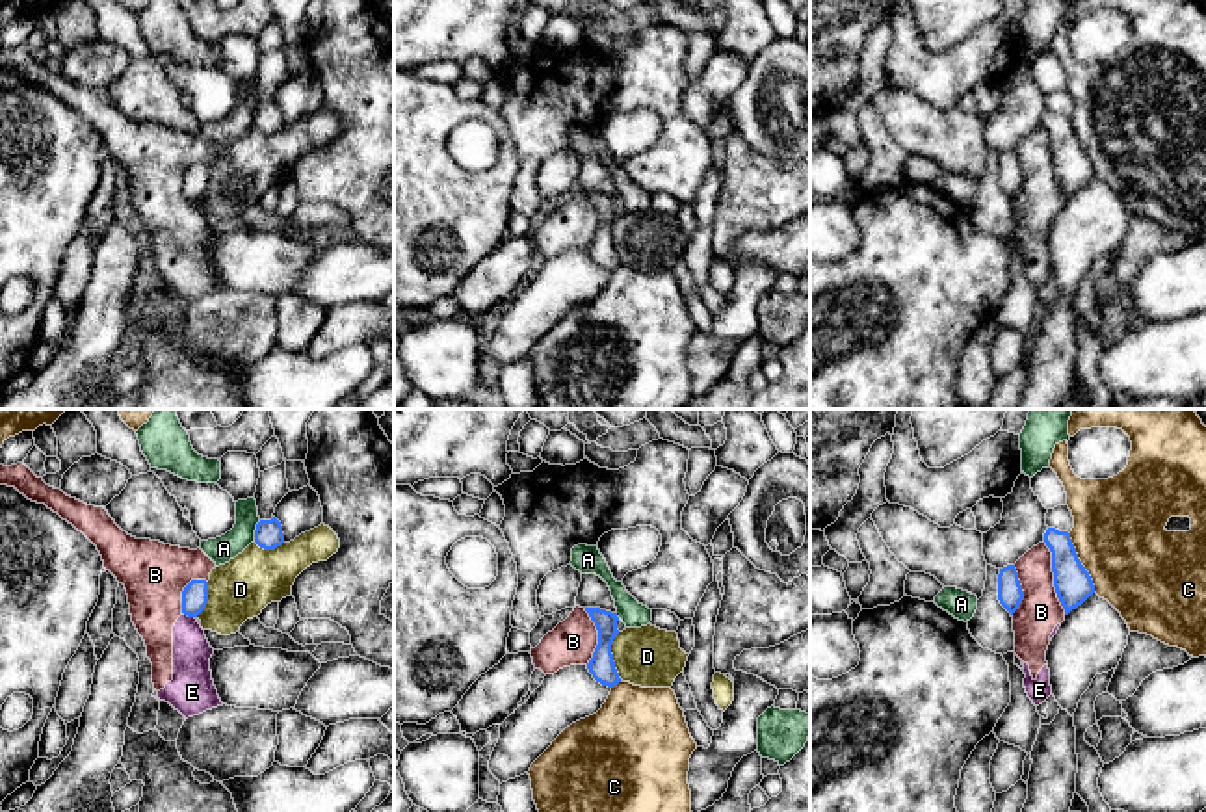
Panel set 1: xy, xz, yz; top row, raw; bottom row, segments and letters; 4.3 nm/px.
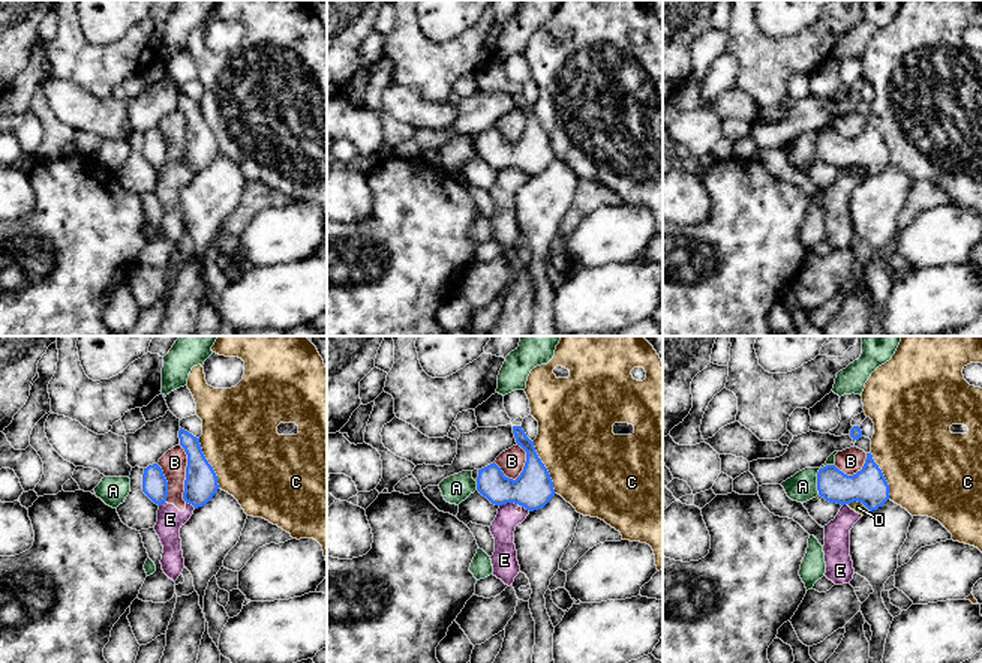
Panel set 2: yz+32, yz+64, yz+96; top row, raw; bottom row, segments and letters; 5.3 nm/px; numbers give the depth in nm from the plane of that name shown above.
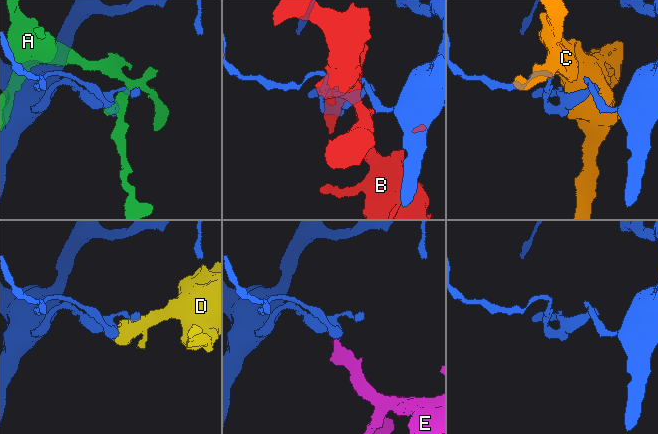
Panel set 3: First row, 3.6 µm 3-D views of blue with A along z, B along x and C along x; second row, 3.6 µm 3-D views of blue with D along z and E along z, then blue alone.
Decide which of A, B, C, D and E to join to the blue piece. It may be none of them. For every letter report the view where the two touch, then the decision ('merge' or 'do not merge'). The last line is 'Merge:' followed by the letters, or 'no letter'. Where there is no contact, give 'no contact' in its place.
A: contact in xy; do not merge
B: contact in yz; do not merge
C: contact in yz; do not merge
D: contact in xz; do not merge
E: contact in xy; do not merge
Merge: no letter

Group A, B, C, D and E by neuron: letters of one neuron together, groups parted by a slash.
A / B D E / C

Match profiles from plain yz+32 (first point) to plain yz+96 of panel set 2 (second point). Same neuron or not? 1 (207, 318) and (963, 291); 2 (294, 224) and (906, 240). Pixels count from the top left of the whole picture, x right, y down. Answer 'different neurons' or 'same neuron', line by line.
1: different neurons
2: same neuron

